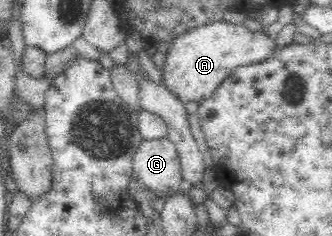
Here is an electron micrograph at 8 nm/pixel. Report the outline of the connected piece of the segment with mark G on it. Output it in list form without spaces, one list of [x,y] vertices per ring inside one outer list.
[[[168,138],[143,140],[132,160],[133,176],[161,196],[179,192],[182,181],[175,144]]]

